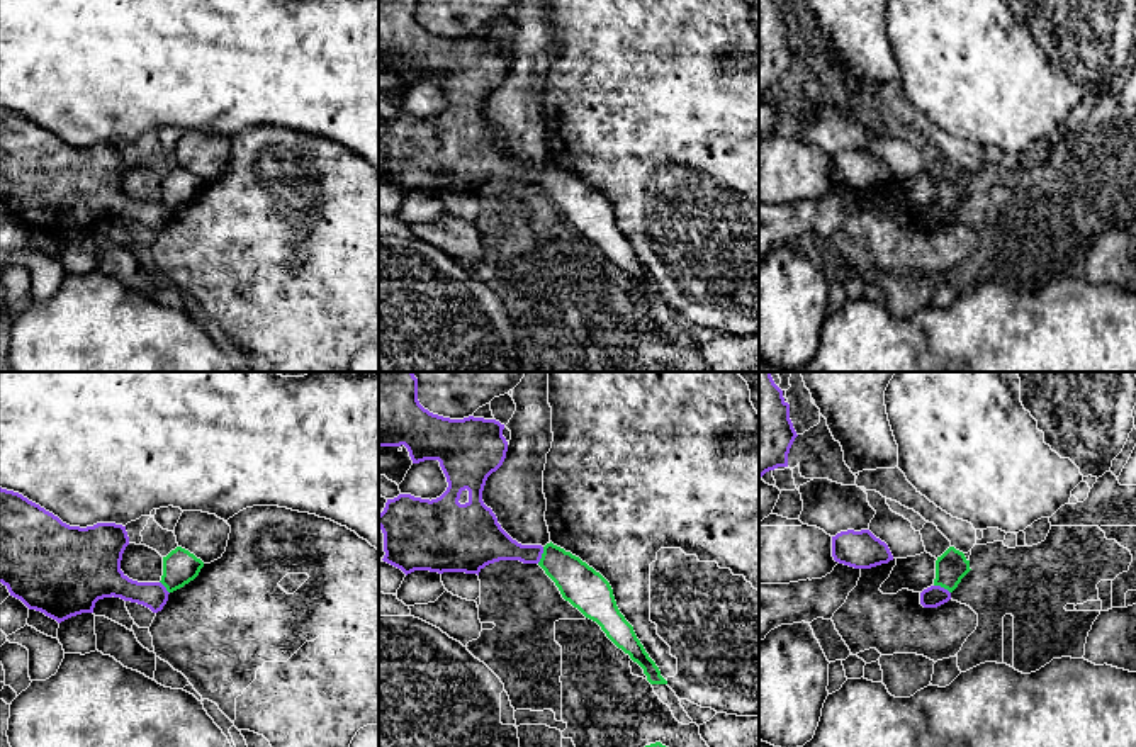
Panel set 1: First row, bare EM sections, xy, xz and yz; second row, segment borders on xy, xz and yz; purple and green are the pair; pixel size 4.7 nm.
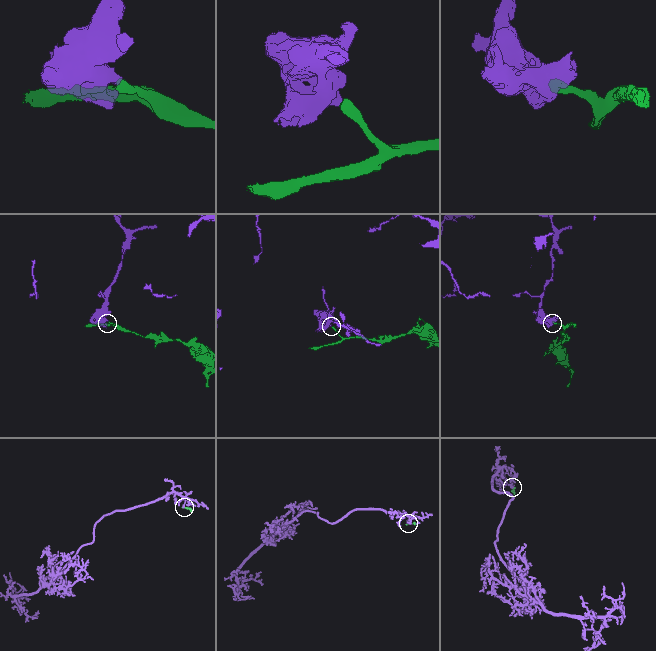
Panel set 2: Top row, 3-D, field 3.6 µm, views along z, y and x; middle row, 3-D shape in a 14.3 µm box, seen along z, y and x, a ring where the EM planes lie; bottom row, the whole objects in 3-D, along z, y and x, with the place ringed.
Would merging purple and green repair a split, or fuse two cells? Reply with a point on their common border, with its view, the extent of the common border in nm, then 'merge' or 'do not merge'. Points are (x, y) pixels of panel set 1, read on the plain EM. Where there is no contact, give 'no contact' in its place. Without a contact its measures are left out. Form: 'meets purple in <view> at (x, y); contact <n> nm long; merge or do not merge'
meets purple in xz at (540, 175); contact 90 nm long; do not merge

